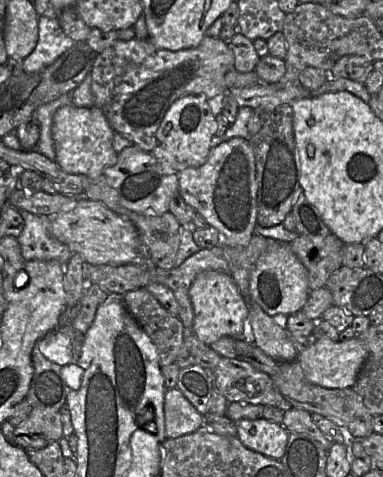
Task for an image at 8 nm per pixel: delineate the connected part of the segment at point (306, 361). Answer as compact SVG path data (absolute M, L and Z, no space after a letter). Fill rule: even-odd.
M358 336L340 341L322 337L312 338L311 344L298 354L296 360L301 365L306 379L312 384L329 389L345 389L353 388L367 355L367 348Z

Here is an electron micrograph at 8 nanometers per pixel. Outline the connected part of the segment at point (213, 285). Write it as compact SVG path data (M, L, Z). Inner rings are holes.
M204 271L198 274L189 289L194 320L192 333L203 343L211 345L221 337L245 337L249 307L230 273Z

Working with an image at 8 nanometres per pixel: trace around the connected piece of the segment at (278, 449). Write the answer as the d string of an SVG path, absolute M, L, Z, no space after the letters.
M240 419L235 422L242 444L269 458L279 460L285 451L289 432L283 425L264 419Z

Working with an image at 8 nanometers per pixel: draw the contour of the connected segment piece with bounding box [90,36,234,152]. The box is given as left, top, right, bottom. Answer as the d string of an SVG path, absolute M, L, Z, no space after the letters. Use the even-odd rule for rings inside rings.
M205 36L198 46L178 51L158 48L148 39L117 40L98 53L90 72L91 91L95 106L102 110L113 131L123 134L142 150L152 152L158 144L156 132L170 106L187 95L211 99L226 94L225 75L233 65L233 52L219 37Z

